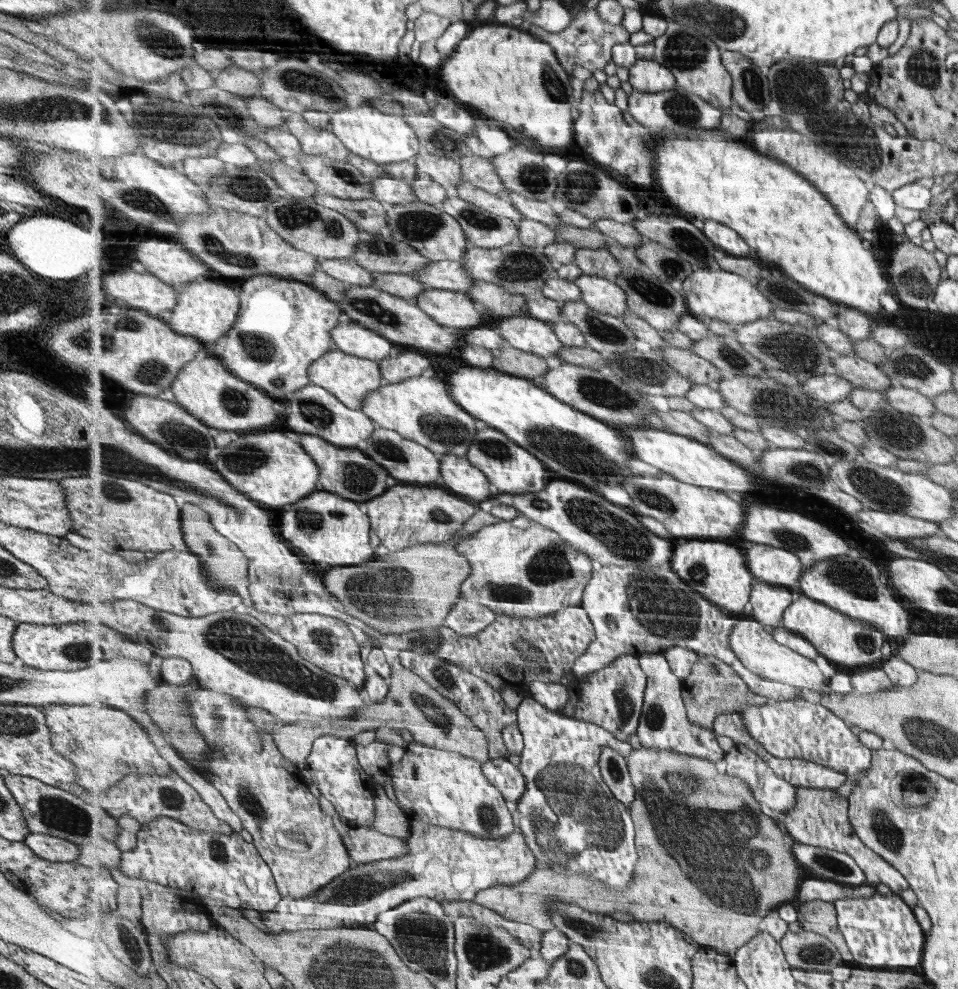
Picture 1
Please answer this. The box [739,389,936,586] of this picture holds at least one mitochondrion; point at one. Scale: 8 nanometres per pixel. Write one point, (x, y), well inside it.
(869, 484)

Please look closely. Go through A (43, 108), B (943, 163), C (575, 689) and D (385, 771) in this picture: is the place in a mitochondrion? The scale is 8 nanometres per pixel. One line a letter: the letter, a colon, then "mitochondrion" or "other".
A: mitochondrion
B: other
C: other
D: other

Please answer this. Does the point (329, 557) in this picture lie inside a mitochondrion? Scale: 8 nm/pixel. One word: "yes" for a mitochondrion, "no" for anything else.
no

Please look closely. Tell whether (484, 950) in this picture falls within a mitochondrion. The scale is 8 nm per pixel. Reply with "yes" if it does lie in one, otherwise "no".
yes

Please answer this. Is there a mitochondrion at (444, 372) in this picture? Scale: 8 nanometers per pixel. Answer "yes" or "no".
no

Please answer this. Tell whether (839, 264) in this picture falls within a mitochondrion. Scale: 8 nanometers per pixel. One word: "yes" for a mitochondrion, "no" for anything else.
no

